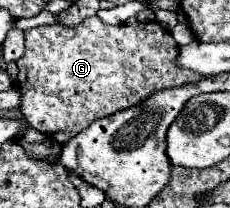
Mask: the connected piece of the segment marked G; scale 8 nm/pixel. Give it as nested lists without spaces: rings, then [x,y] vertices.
[[[88,17],[74,27],[46,25],[28,29],[24,35],[26,51],[18,59],[18,83],[16,83],[20,89],[20,111],[36,131],[50,135],[62,145],[100,117],[108,117],[122,109],[130,109],[156,91],[190,83],[196,85],[202,79],[198,73],[176,65],[180,47],[172,39],[170,31],[160,27],[156,21],[148,23],[136,21],[130,25],[124,23],[112,27],[102,23],[98,17]]]

